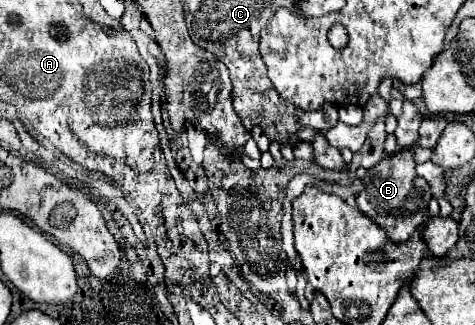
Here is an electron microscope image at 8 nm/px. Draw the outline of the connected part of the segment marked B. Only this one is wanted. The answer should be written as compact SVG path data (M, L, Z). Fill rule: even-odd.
M402 150L398 154L386 154L382 162L368 170L362 184L364 190L356 196L358 210L372 218L394 244L402 244L410 240L410 236L426 222L428 218L428 202L432 198L430 184L416 174L416 162L412 160L412 150Z

